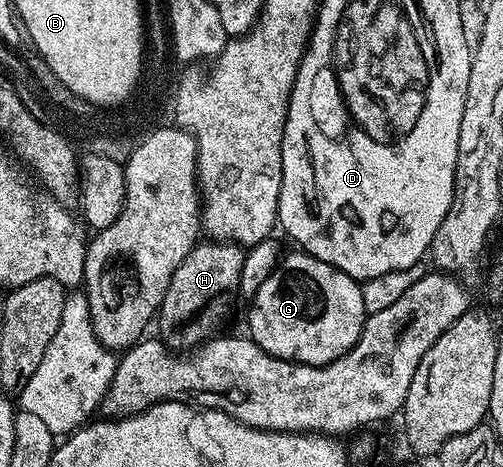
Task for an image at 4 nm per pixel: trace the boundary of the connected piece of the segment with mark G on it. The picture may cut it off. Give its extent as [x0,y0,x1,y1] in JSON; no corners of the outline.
[249,252,368,366]

